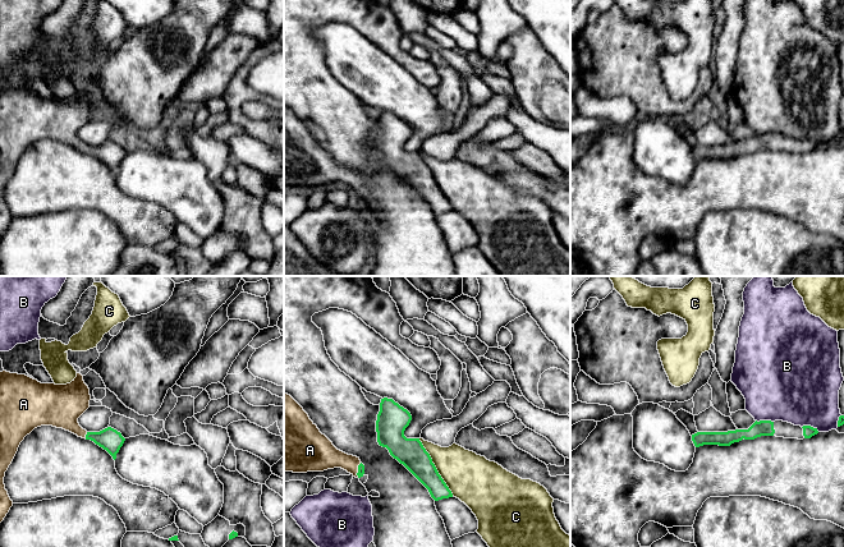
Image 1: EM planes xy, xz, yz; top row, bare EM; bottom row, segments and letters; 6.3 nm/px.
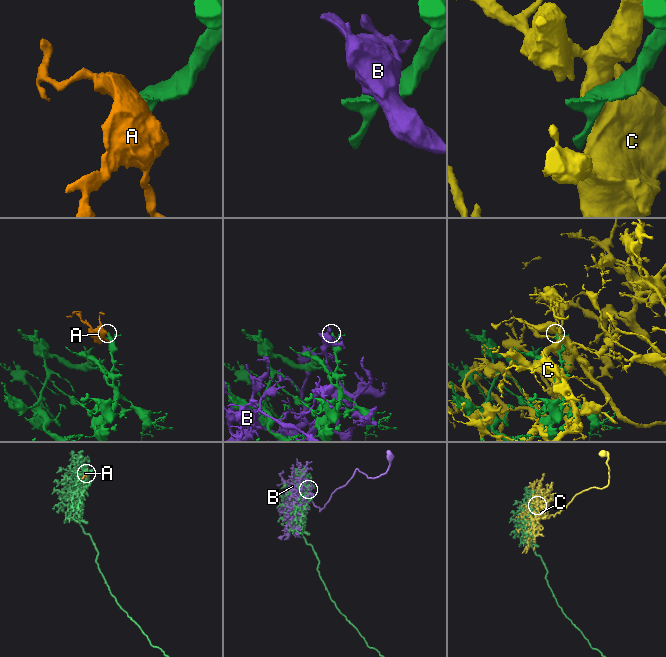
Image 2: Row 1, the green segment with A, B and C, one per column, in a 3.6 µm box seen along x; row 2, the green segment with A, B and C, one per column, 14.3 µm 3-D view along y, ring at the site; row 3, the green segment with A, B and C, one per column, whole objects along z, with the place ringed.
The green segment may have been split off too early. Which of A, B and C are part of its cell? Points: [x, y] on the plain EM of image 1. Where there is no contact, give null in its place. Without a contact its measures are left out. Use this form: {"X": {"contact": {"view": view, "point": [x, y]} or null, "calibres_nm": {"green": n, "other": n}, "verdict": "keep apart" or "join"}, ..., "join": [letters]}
{"A": {"contact": {"view": "xy", "point": [86, 148]}, "calibres_nm": {"green": 140, "other": 280}, "verdict": "join"}, "B": {"contact": {"view": "yz", "point": [810, 139]}, "calibres_nm": {"green": 70, "other": 460}, "verdict": "keep apart"}, "C": {"contact": {"view": "xz", "point": [435, 180]}, "calibres_nm": {"green": 180, "other": 300}, "verdict": "keep apart"}, "join": ["A"]}

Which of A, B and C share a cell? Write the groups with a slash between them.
A / B / C

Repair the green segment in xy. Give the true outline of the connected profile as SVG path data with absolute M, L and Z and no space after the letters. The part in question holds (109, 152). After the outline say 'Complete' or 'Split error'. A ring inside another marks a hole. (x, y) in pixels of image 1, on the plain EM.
M0 86L0 236L13 220L4 198L5 185L12 178L20 156L35 142L41 139L63 142L78 151L93 155L106 164L114 174L116 173L116 167L125 155L120 146L111 141L100 146L87 146L78 137L78 132L90 121L90 114L90 102L81 87L77 87L70 97L55 98L41 97L26 88Z. Split error

